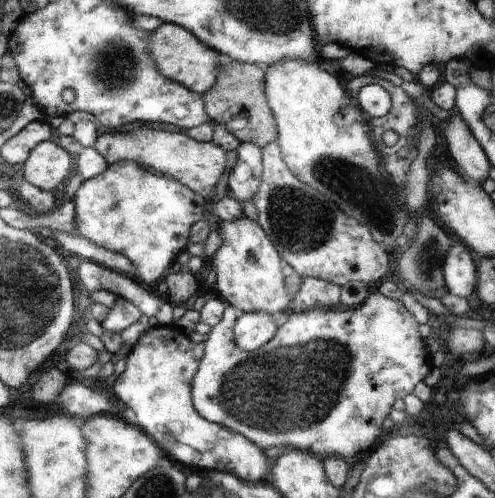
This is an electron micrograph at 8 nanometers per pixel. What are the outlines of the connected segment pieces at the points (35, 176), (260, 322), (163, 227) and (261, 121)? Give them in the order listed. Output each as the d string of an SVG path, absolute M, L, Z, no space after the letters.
M51 140L44 141L32 148L32 152L24 160L24 181L50 192L54 190L70 172L70 156L67 150L62 150Z
M264 312L242 313L234 328L234 340L244 352L252 352L266 345L278 329L270 314Z
M122 161L108 165L105 172L88 179L80 186L72 199L76 204L76 229L82 237L101 248L126 256L134 264L135 279L142 285L151 285L163 278L170 264L176 262L180 253L186 251L192 224L200 221L204 212L204 198L194 194L172 176L166 178L152 174L133 161Z
M226 59L218 71L215 86L203 96L205 112L209 113L214 124L223 125L240 143L254 142L260 150L277 142L279 135L276 116L265 93L266 75L265 68L261 66Z

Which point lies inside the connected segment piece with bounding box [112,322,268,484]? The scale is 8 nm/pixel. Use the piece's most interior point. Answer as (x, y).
(156, 388)

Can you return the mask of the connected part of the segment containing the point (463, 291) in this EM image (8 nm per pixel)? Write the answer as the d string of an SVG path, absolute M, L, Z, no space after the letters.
M456 241L446 256L443 278L449 293L466 300L476 288L476 264L472 262L468 248Z

